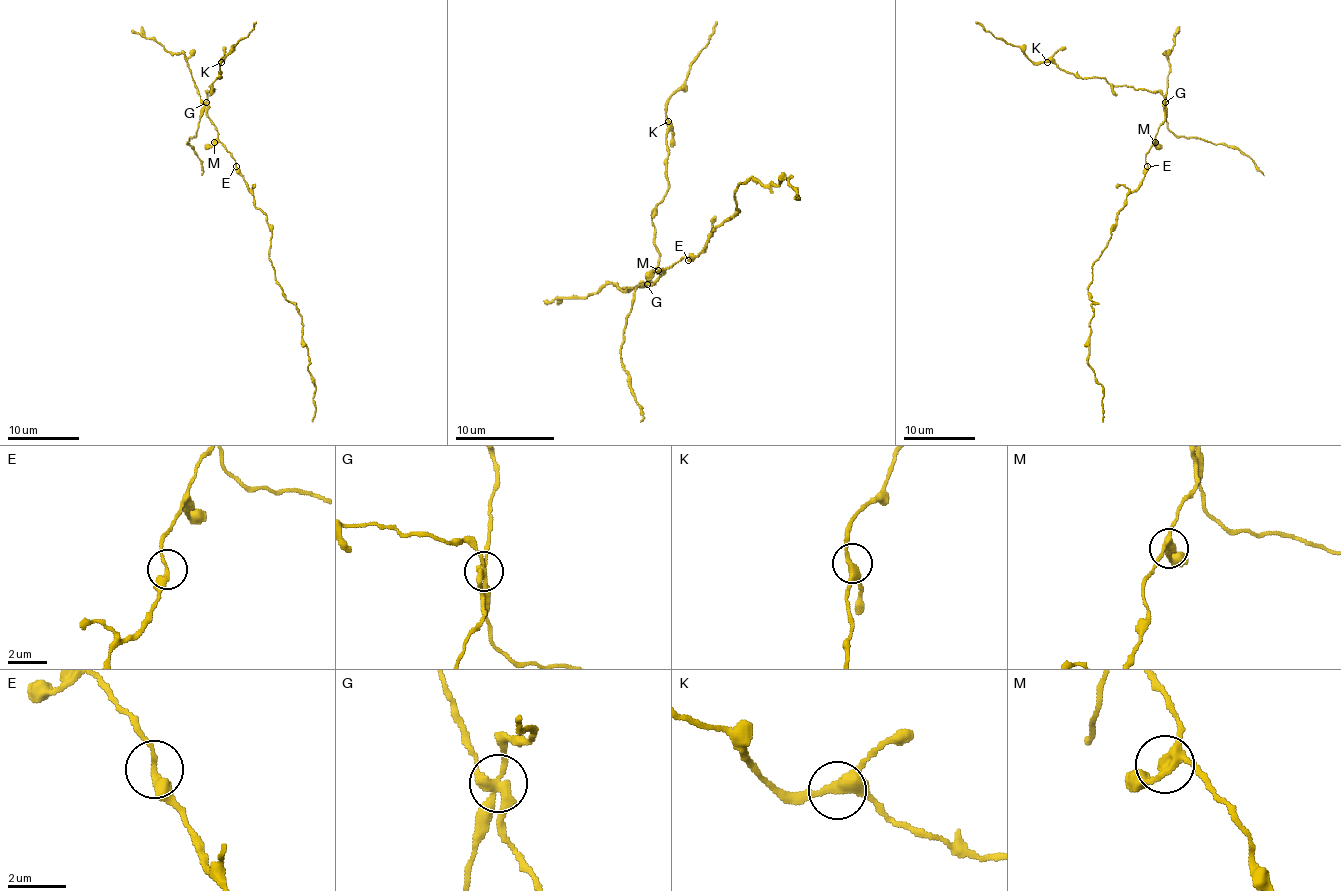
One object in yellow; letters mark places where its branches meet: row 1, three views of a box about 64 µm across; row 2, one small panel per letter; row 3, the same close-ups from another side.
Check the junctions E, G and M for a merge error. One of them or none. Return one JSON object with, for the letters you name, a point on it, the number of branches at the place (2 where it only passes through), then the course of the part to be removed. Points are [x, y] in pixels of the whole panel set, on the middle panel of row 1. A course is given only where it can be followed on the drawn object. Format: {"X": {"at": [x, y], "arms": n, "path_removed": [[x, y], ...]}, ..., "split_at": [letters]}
{"G": {"at": [647, 284], "arms": 3, "path_removed": [[646, 285], [658, 263], [651, 210], [668, 188], [666, 101], [686, 81], [716, 21]]}, "split_at": ["G"]}

